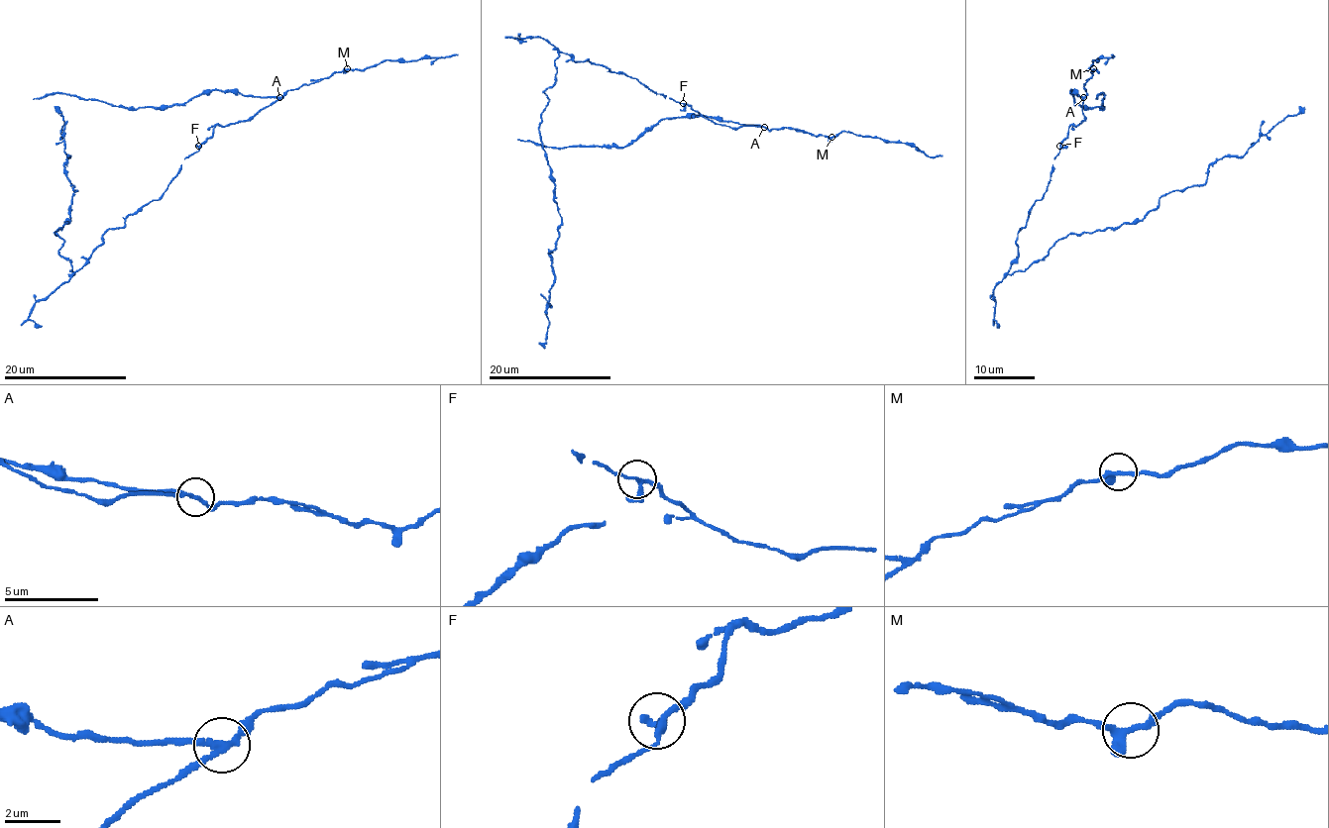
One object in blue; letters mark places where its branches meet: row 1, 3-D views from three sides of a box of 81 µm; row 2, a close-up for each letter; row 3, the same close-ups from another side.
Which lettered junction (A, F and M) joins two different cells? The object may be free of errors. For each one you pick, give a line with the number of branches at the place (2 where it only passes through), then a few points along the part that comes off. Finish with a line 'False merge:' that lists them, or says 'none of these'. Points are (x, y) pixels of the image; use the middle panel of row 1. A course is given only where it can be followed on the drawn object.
A: 3 branches meet; foreign part runs (764, 127), (690, 116), (660, 119), (625, 147), (550, 147), (517, 139)
False merge: A

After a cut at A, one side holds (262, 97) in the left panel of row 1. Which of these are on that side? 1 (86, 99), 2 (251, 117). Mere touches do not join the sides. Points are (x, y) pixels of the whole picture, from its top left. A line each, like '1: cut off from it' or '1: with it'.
1: with it
2: cut off from it

